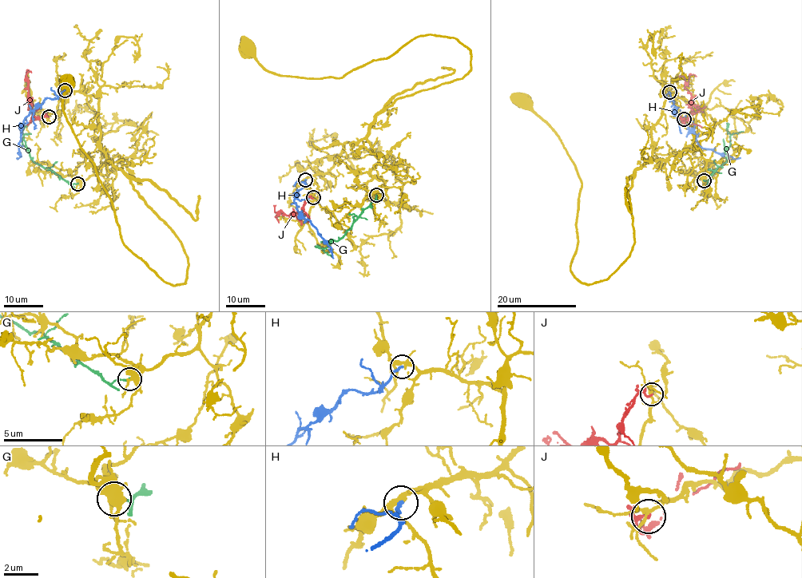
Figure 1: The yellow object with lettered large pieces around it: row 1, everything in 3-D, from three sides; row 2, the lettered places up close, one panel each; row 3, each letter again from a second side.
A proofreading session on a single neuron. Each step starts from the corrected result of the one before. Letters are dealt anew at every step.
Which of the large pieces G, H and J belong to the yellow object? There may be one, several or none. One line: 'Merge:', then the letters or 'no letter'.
Merge: H

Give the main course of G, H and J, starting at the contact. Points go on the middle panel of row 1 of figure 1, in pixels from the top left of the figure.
G: (376, 195), (351, 227), (337, 240), (332, 239), (322, 248), (331, 257)
H: (306, 180), (305, 185), (294, 195), (294, 203), (300, 215), (308, 219), (331, 247), (332, 258)
J: (312, 197), (308, 197), (299, 214), (287, 215), (279, 211), (275, 216), (278, 223)

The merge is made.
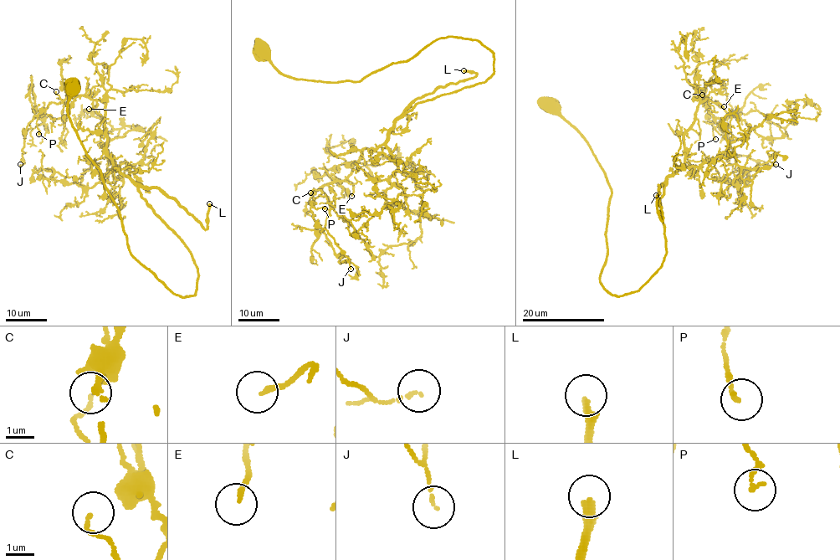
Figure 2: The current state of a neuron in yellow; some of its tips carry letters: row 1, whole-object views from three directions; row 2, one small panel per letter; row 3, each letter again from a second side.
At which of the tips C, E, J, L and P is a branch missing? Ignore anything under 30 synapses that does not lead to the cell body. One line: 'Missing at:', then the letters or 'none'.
Missing at: E, L

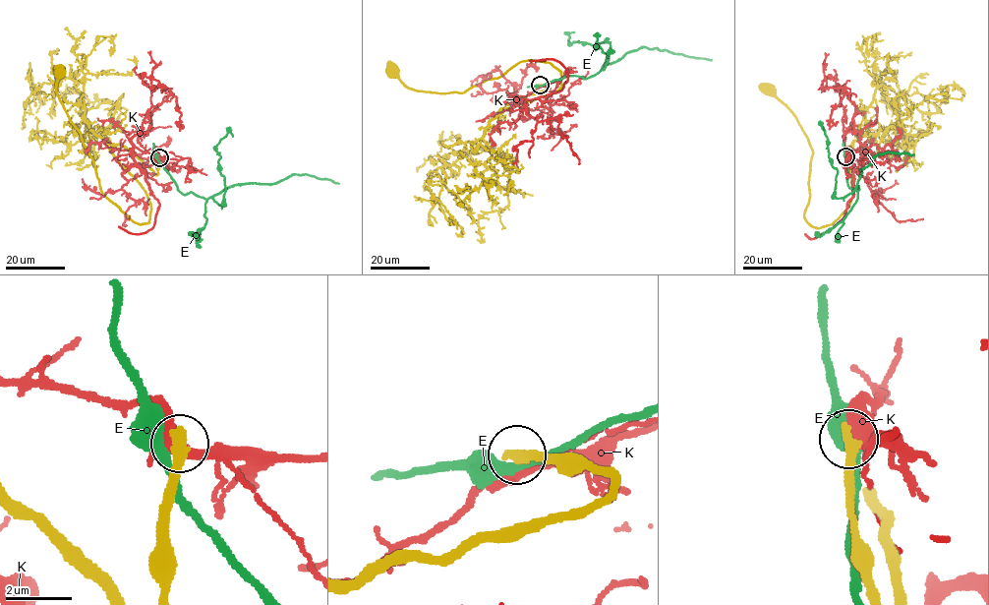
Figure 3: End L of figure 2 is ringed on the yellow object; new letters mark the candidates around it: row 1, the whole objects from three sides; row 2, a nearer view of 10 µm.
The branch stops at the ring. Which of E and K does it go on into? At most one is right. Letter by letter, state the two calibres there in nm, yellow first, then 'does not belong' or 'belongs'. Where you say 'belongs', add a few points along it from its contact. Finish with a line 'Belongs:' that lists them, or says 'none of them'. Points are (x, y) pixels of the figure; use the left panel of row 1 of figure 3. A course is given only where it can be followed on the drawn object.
E: 300 nm thick on the yellow side, 200 nm on the other; does not belong
K: 400 nm thick on the yellow side, 440 nm on the other; does not belong
Belongs: none of them

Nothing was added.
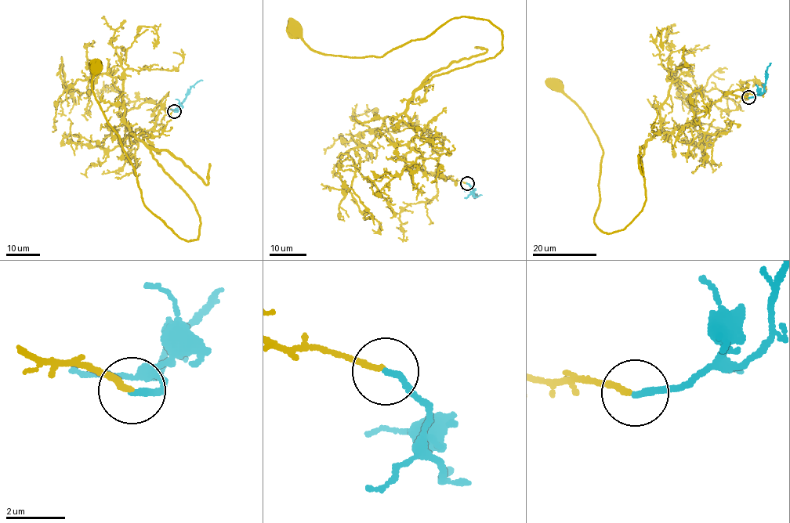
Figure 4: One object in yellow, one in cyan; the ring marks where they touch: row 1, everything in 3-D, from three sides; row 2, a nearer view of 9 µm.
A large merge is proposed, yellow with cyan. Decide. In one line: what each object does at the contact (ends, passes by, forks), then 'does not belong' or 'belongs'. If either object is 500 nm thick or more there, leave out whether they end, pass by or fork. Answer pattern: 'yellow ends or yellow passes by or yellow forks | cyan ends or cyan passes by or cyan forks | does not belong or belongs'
yellow ends | cyan ends | belongs

